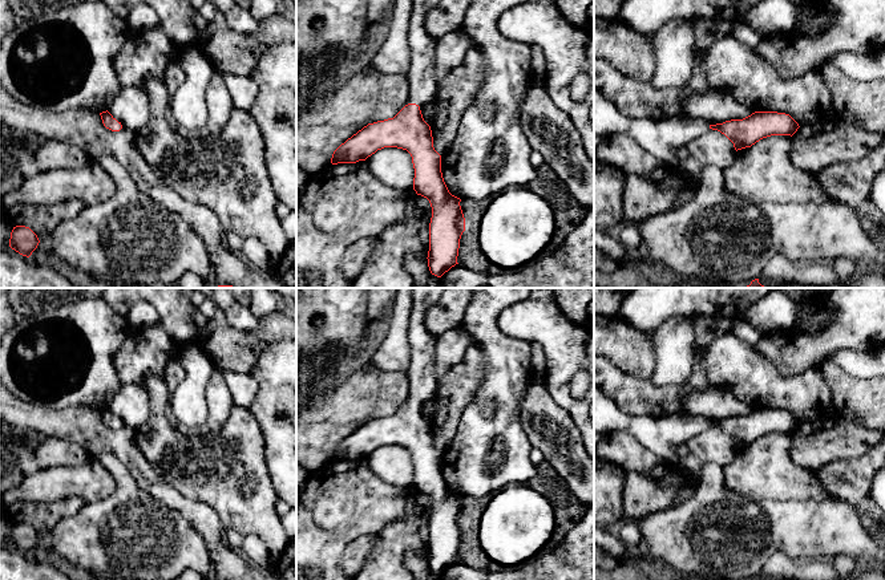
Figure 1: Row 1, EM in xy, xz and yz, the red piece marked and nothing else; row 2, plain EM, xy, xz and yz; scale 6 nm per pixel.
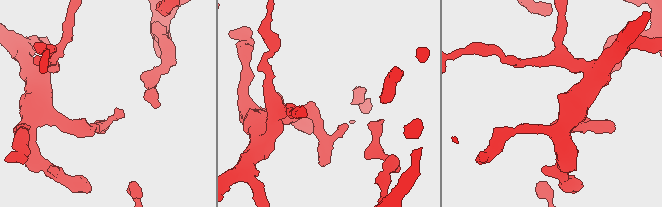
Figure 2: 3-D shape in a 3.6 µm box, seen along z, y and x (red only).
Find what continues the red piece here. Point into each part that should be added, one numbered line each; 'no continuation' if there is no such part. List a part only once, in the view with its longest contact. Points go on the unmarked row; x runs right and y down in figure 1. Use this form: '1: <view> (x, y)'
1: xz (421, 372)

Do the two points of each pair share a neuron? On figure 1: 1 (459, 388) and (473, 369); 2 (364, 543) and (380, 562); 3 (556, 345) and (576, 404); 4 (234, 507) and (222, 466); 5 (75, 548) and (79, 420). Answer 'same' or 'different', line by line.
1: same
2: different
3: same
4: same
5: different

